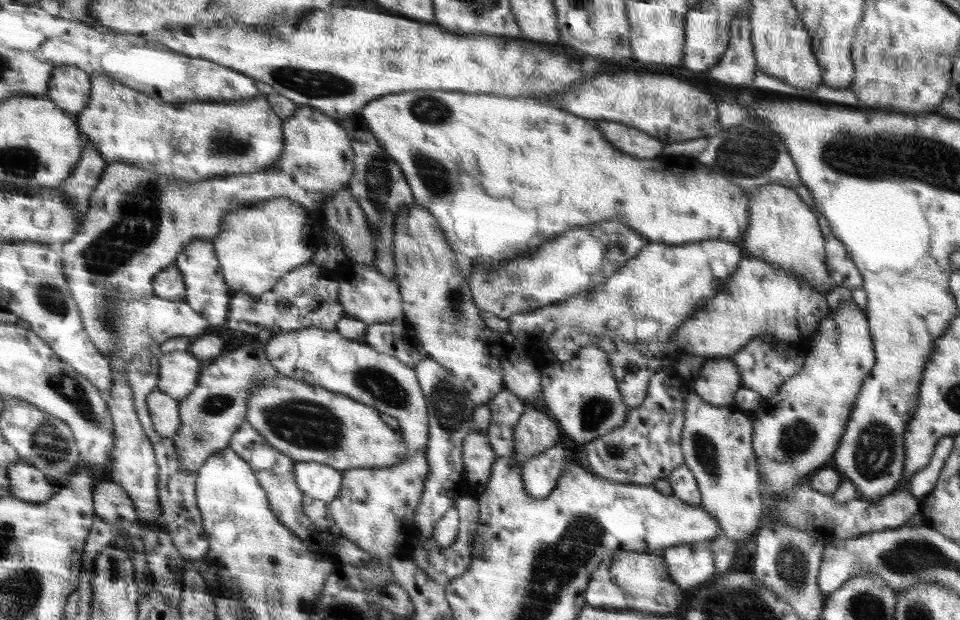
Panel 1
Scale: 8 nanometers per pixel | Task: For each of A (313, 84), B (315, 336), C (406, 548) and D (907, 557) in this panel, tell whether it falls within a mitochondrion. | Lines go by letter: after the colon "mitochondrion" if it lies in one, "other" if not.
A: mitochondrion
B: other
C: other
D: mitochondrion

